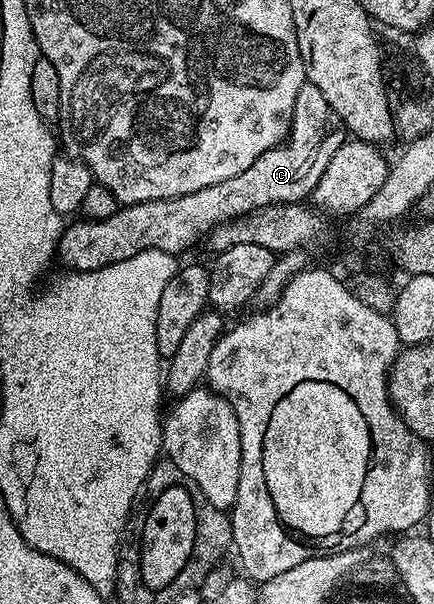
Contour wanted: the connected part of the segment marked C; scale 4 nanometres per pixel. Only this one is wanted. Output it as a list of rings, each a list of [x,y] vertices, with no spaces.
[[[306,83],[303,87],[299,87],[299,95],[295,99],[293,126],[289,128],[287,140],[277,148],[269,149],[263,155],[259,155],[259,159],[255,159],[255,163],[251,163],[247,171],[239,175],[231,175],[231,179],[223,179],[223,183],[211,183],[211,187],[203,187],[203,191],[191,191],[191,195],[122,205],[113,215],[98,221],[78,219],[79,221],[74,225],[66,227],[65,234],[60,234],[55,254],[56,260],[58,262],[61,260],[66,265],[64,268],[69,271],[96,273],[97,270],[111,263],[123,263],[148,249],[181,255],[184,249],[189,249],[192,245],[200,246],[205,236],[215,227],[219,227],[219,223],[227,223],[231,219],[242,217],[251,211],[259,211],[263,207],[304,202],[319,183],[323,171],[327,171],[327,163],[331,163],[331,155],[335,155],[335,151],[339,151],[339,147],[346,140],[345,124],[341,122],[339,115],[335,115],[335,111],[331,111],[331,103],[323,99],[319,87]]]

